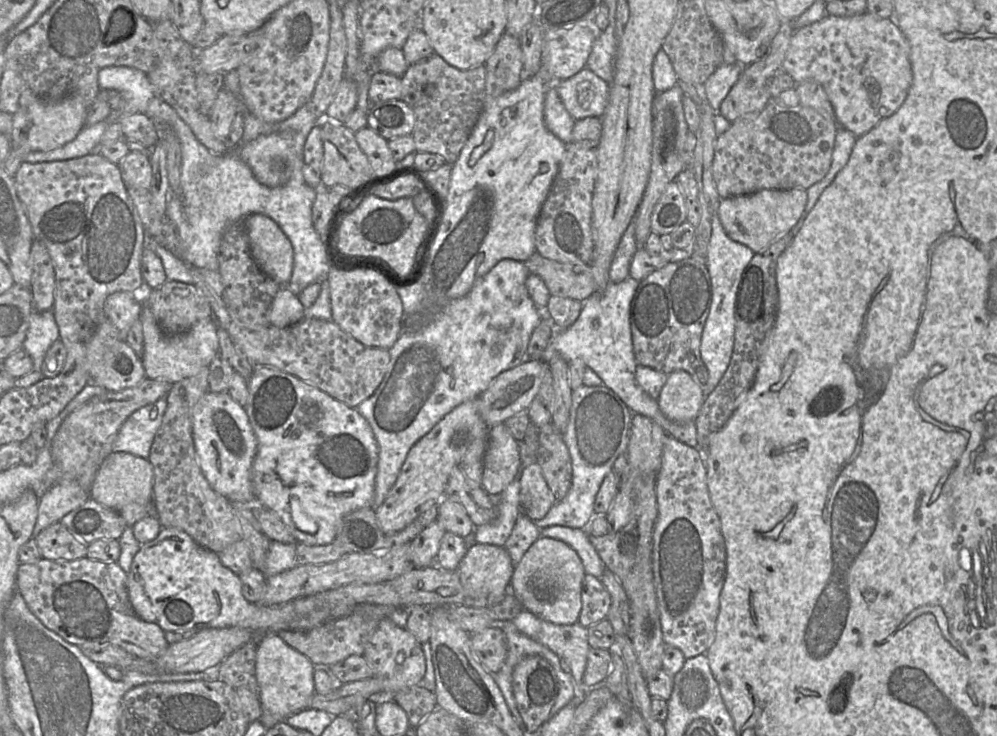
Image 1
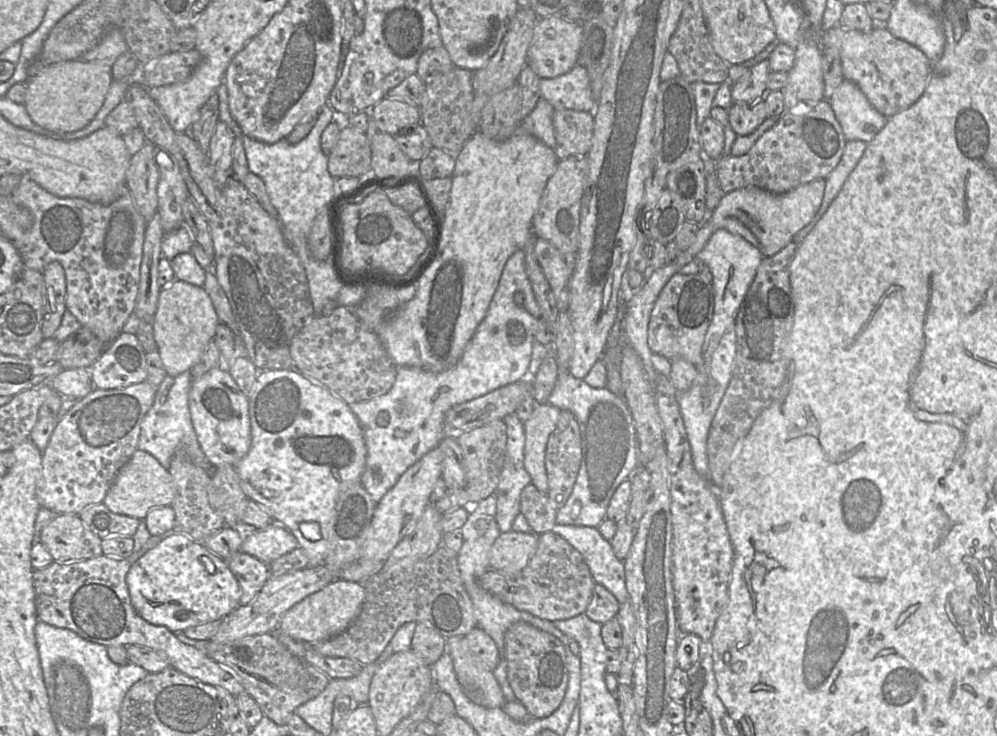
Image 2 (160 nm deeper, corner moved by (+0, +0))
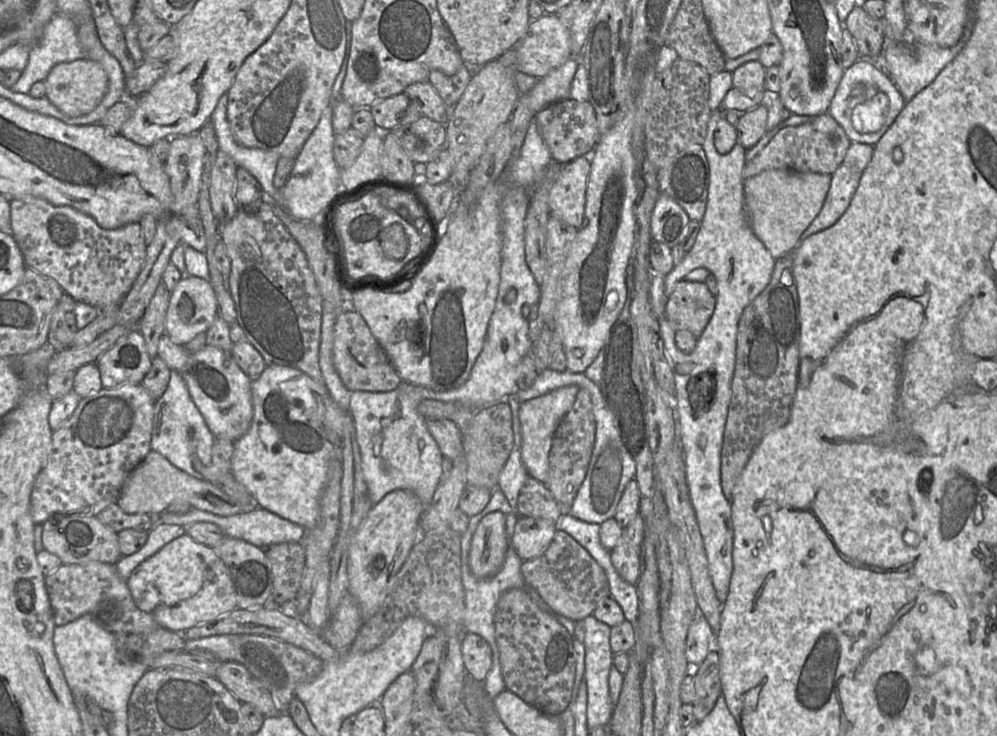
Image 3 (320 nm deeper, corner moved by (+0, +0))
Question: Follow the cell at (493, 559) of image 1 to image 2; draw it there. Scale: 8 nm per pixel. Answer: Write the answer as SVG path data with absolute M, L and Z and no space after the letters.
M510 530L502 533L490 550L490 570L515 574L526 567L534 555L539 534Z

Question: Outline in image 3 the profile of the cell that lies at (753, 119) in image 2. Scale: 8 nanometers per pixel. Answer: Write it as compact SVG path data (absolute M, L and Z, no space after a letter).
M760 104L755 108L743 112L735 126L737 142L745 150L753 147L767 131L767 108L765 104Z

